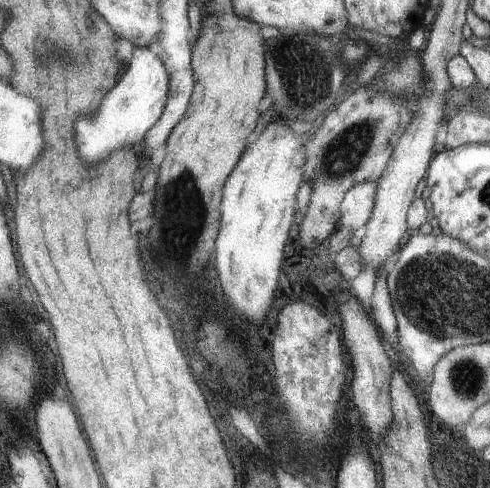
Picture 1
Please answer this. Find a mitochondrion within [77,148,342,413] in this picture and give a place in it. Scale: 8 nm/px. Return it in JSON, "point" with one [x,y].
{"point":[181,198]}

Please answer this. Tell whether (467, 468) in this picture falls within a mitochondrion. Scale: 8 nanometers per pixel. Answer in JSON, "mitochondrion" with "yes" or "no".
{"mitochondrion":"no"}

